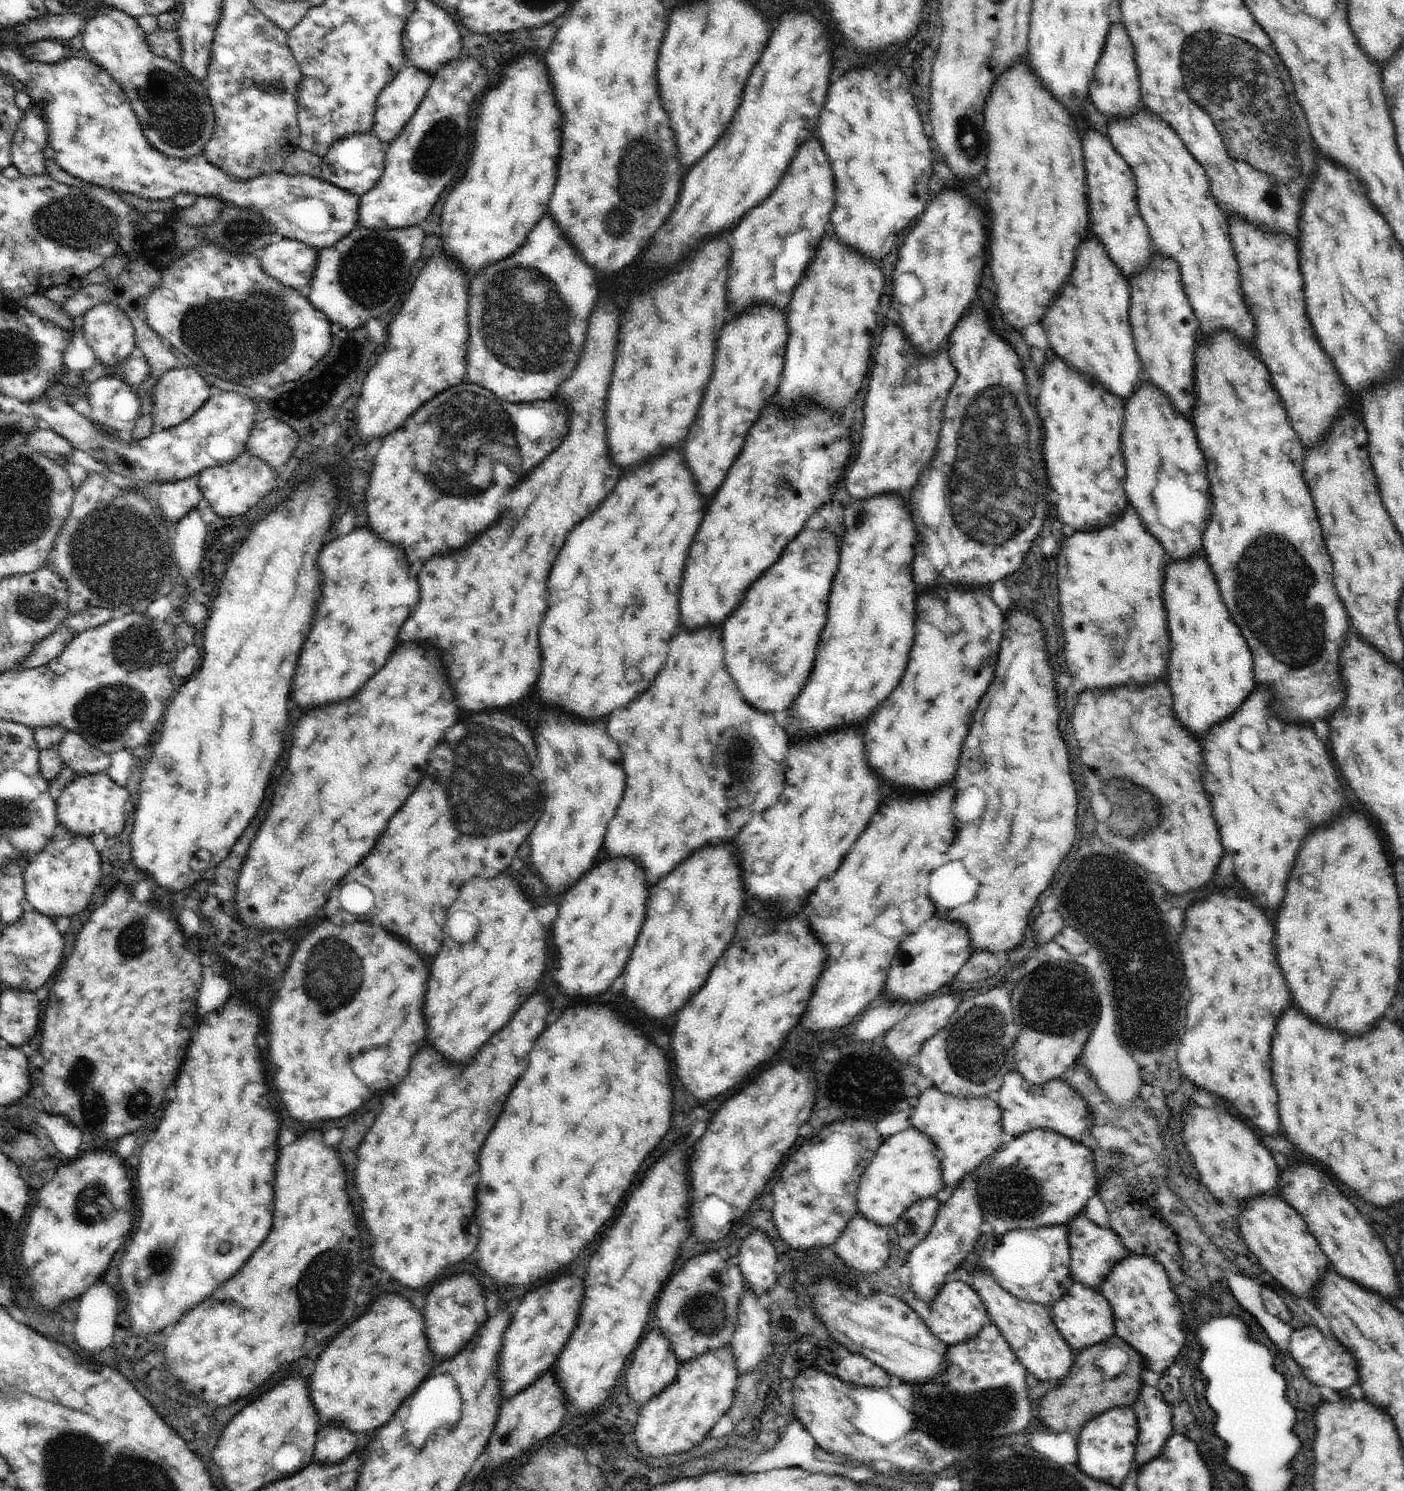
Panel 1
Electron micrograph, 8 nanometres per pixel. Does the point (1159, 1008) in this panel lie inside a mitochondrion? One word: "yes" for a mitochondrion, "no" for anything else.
yes

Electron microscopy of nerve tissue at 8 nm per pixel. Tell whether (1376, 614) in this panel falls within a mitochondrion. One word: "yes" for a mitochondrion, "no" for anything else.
no

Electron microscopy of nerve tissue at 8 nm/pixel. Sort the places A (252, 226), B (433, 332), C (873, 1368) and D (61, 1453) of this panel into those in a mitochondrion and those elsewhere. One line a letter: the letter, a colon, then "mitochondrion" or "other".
A: mitochondrion
B: other
C: other
D: mitochondrion

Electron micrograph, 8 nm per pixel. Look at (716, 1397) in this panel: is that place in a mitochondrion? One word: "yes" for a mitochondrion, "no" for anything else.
no

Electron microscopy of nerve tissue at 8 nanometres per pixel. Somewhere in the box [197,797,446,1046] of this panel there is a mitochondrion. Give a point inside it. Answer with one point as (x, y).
(335, 974)

